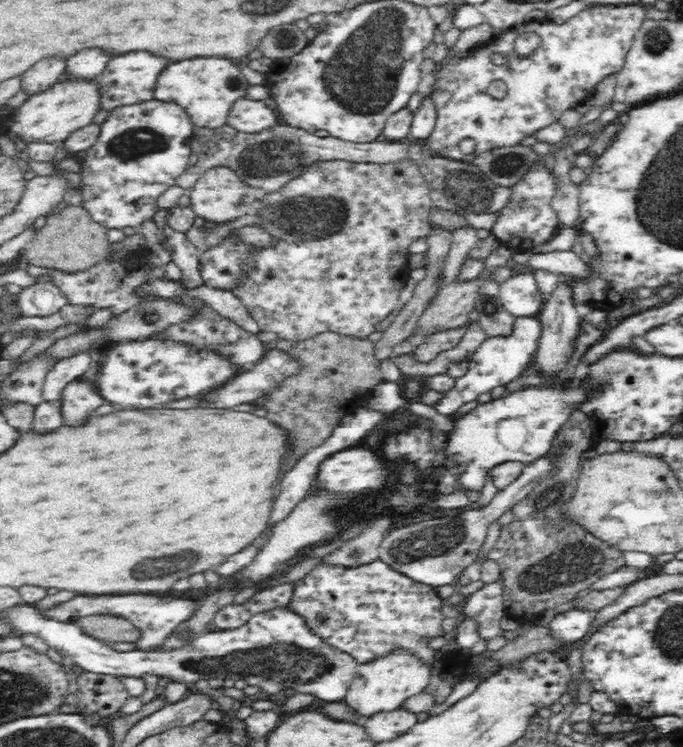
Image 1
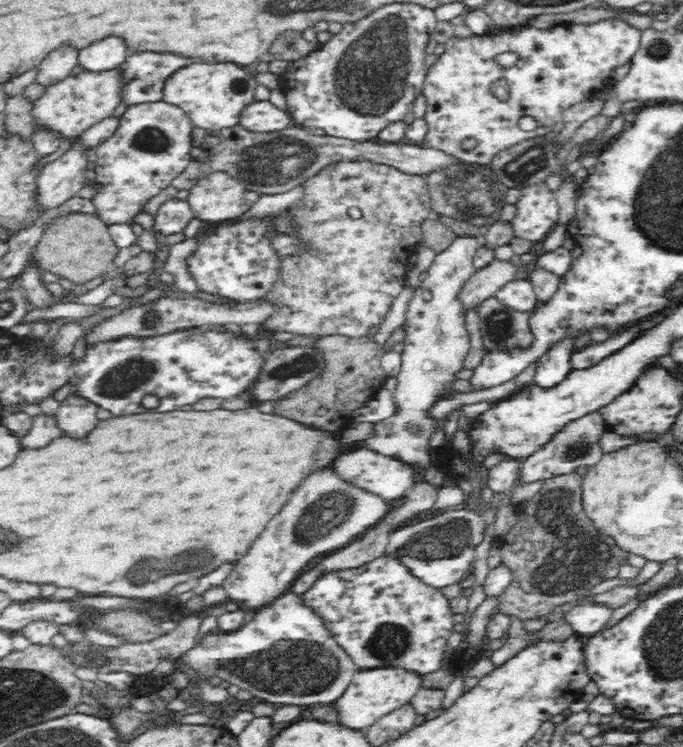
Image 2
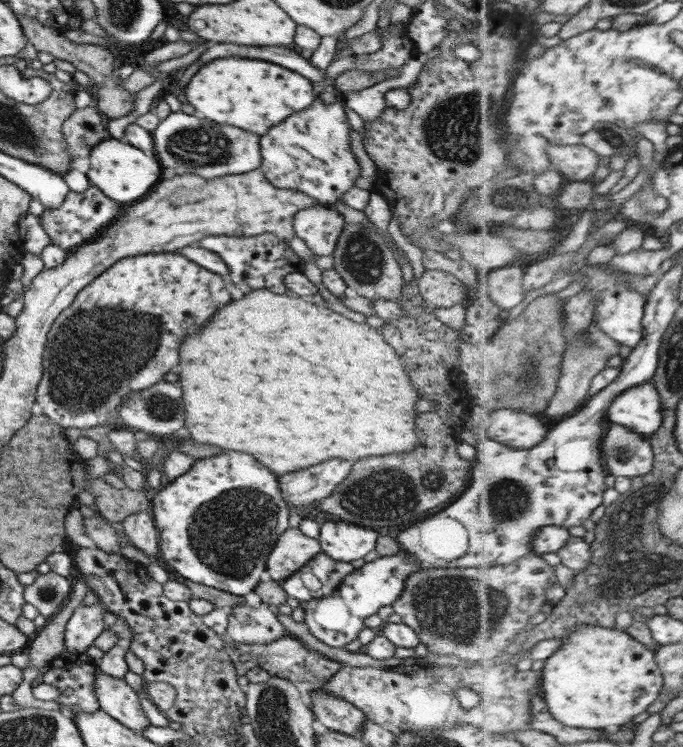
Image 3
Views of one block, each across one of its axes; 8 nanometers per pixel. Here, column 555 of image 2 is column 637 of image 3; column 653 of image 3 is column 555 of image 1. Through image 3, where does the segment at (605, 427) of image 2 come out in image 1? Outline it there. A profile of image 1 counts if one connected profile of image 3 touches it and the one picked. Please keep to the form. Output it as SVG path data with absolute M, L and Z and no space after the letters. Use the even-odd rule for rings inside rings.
M561 442L559 447L546 451L541 457L527 462L522 472L506 487L498 491L495 496L482 508L465 510L460 508L454 516L424 520L401 528L390 529L380 546L382 561L389 566L394 566L396 571L409 576L416 582L433 587L452 585L462 572L470 566L477 557L478 550L492 524L504 514L524 500L527 494L540 486L544 478L550 476L554 470L558 470L558 464L564 460L564 448L570 448L570 442Z

